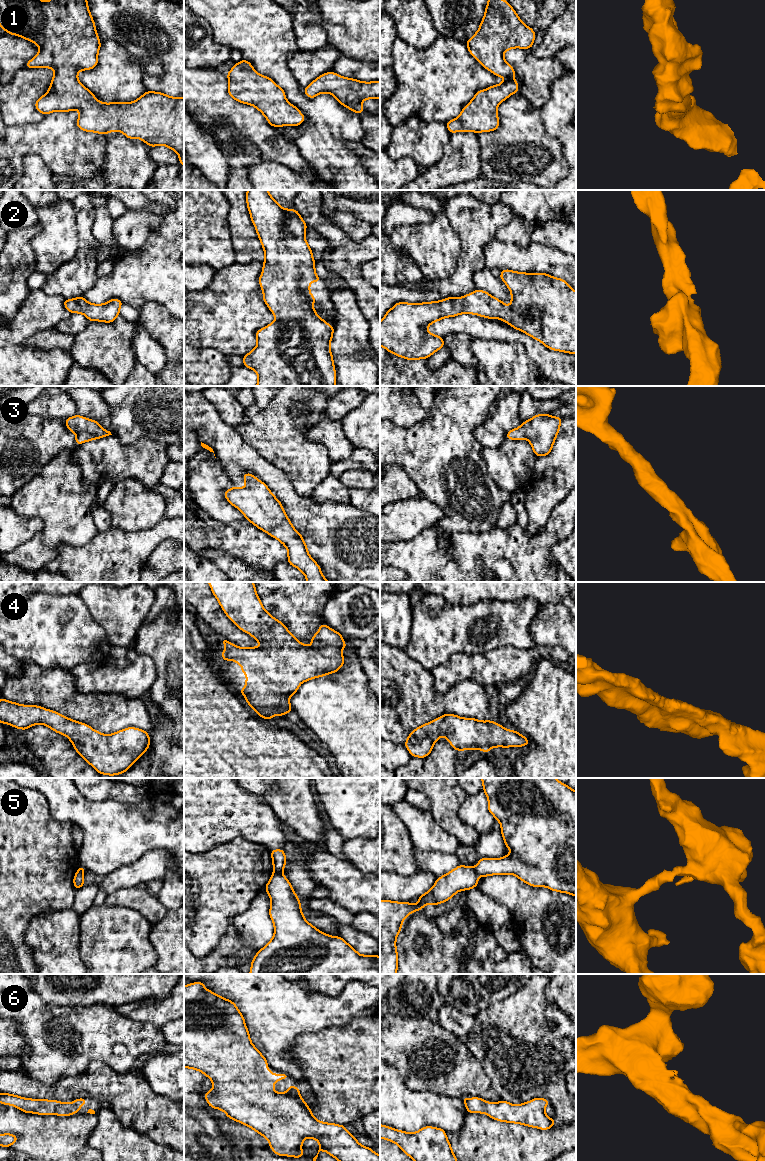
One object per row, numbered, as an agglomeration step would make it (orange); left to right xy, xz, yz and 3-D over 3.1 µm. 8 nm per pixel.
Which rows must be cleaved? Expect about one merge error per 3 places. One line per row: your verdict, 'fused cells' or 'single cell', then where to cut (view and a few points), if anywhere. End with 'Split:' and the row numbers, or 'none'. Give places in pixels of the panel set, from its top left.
1: single cell; cut none
2: single cell; cut none
3: single cell; cut none
4: single cell; cut none
5: fused cells; cut yz (473, 867), (478, 874)
6: single cell; cut none
Split: 5

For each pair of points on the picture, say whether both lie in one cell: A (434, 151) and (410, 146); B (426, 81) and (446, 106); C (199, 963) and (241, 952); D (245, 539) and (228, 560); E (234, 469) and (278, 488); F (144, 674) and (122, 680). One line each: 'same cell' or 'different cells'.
A: same cell
B: same cell
C: same cell
D: different cells
E: same cell
F: same cell

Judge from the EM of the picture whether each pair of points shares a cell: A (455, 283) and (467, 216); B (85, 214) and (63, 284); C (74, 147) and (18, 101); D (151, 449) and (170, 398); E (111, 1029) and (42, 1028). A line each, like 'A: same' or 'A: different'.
A: same
B: same
C: different
D: different
E: same

